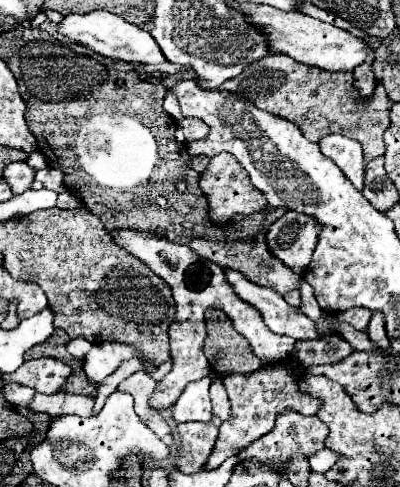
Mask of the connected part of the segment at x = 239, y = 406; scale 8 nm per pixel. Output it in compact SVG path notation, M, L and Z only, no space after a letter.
M287 356L273 364L267 364L251 374L225 376L223 384L227 388L233 410L231 410L229 420L225 420L219 426L219 438L215 442L215 448L213 448L211 458L207 460L205 468L213 470L213 468L221 466L227 458L235 456L243 446L249 446L251 442L255 442L257 438L267 434L275 426L277 414L281 414L285 408L293 408L305 416L317 414L317 410L321 408L321 402L317 402L317 398L311 398L309 394L303 394L299 390L299 382L303 380L303 376L305 376L305 368L299 368L293 356Z

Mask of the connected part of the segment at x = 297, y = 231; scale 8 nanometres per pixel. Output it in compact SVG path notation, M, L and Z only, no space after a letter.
M289 210L269 228L267 244L281 262L293 272L303 274L317 246L319 230L315 218Z

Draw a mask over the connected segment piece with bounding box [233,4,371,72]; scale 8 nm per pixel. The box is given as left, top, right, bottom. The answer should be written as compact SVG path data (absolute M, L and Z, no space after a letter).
M233 4L233 6L239 8L249 18L249 22L259 26L267 34L269 48L273 52L287 54L301 64L319 66L329 72L345 72L345 70L355 70L355 66L363 64L367 54L371 52L371 46L365 40L361 40L333 24L315 20L307 14L283 12L283 10L277 10L271 6L261 6L261 4Z

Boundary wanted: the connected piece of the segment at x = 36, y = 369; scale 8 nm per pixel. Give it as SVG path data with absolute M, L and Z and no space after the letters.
M39 358L39 360L23 362L23 366L19 366L17 372L1 374L1 380L3 384L15 382L15 384L31 386L43 394L55 394L63 390L69 376L71 376L71 366L67 366L63 360Z

